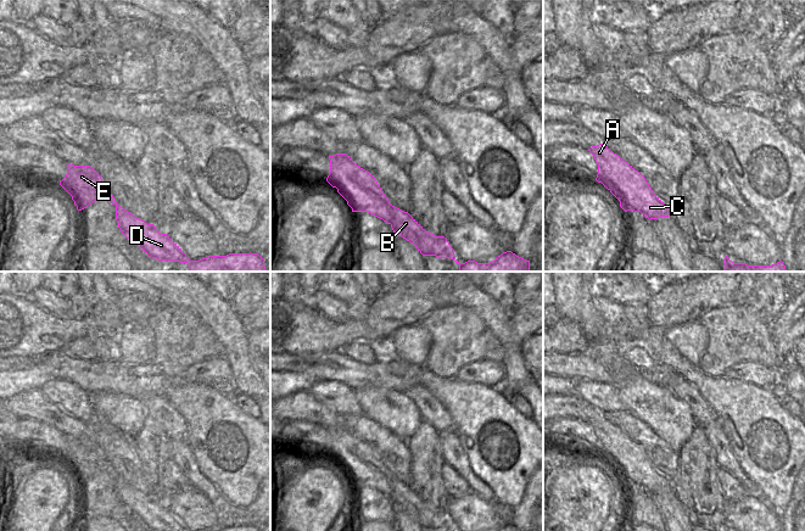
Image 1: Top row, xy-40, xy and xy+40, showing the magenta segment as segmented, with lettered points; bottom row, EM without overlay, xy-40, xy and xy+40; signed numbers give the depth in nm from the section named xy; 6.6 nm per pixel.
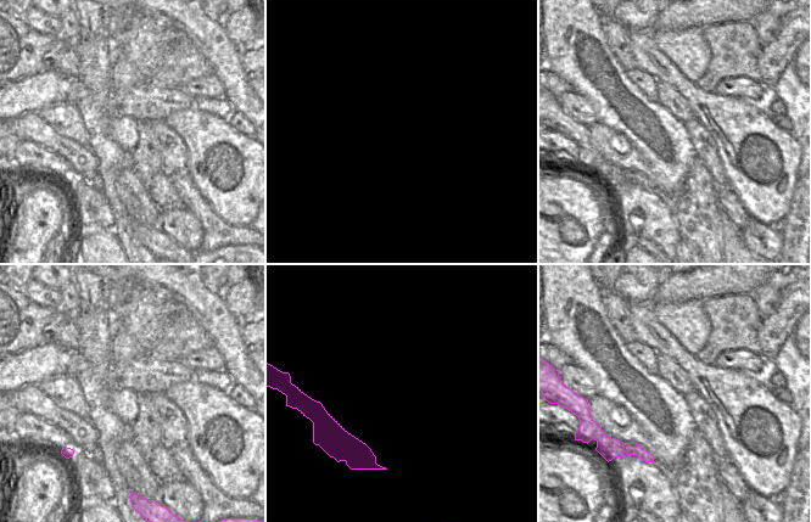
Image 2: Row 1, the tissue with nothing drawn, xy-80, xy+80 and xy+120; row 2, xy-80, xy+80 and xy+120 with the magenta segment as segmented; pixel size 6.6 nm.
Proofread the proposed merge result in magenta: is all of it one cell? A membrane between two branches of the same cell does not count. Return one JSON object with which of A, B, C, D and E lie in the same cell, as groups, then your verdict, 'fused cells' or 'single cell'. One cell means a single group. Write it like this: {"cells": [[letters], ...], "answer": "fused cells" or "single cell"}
{"cells": [["A", "B", "C", "D", "E"]], "answer": "single cell"}

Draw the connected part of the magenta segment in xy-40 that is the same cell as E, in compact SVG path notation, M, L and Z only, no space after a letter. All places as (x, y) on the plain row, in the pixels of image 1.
M67 436L67 447L60 458L72 469L78 484L86 481L97 473L107 473L114 477L119 503L150 531L188 531L167 507L161 507L153 497L145 496L121 480L99 446L90 438Z

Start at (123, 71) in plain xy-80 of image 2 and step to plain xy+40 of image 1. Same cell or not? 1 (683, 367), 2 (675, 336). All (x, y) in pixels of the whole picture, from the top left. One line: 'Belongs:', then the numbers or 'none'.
Belongs: 2

